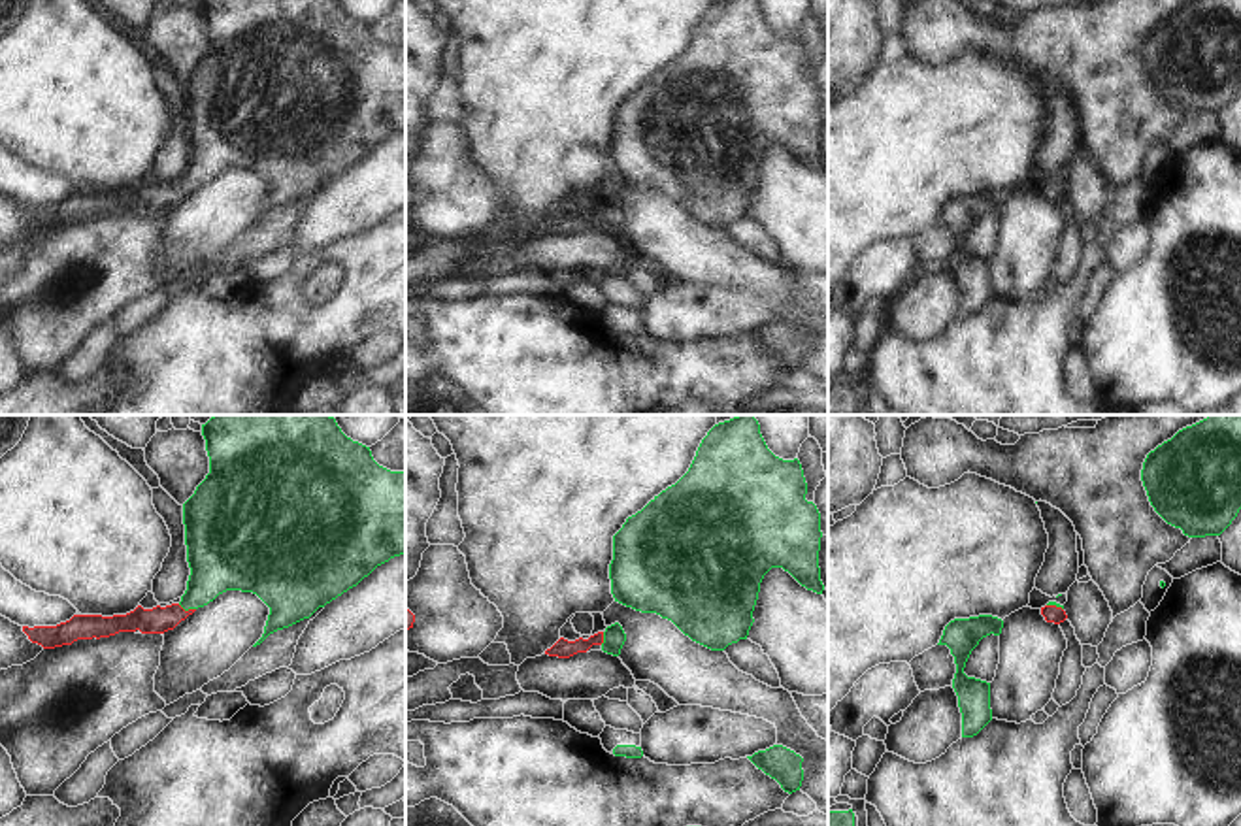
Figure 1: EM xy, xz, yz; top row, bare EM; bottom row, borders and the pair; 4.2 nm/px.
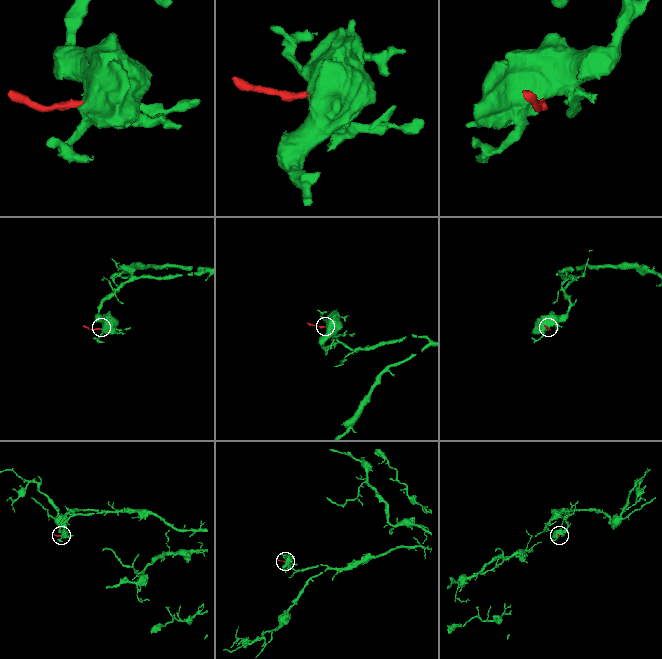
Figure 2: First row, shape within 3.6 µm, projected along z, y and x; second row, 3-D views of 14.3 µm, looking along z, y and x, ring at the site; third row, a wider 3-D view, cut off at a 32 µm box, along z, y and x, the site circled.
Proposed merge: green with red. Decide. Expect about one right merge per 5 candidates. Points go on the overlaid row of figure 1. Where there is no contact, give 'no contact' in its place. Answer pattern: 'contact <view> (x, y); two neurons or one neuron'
contact xy (187, 610); one neuron

